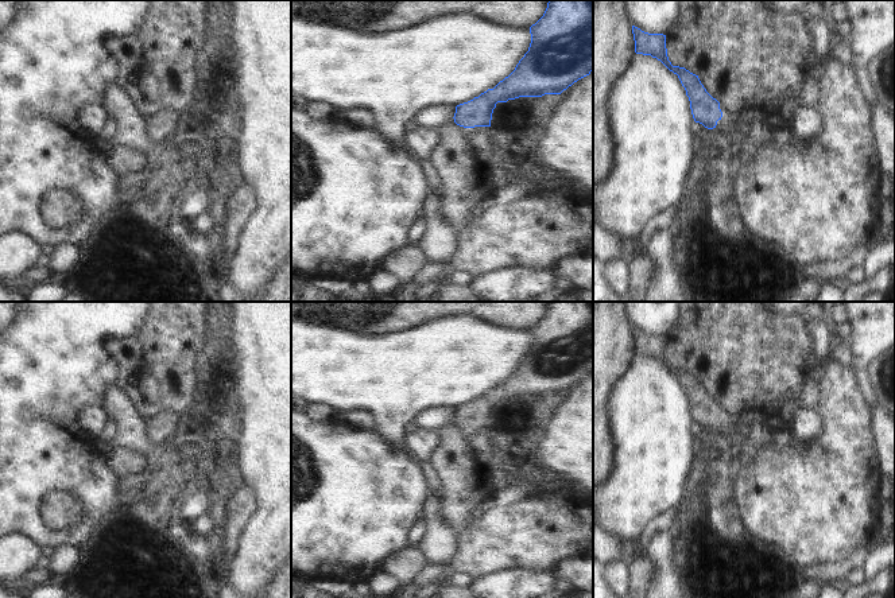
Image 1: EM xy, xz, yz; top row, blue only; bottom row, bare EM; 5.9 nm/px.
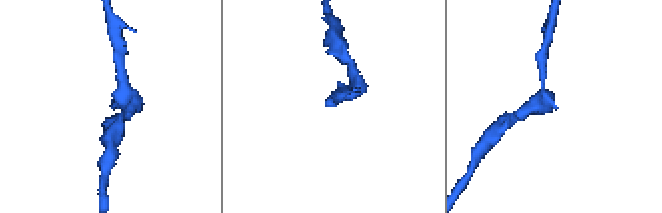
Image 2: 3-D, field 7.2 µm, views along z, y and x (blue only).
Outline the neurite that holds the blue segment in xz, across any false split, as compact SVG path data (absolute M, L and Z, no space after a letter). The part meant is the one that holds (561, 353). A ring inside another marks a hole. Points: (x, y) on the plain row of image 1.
M549 302L543 318L530 329L531 345L515 372L473 401L456 408L454 424L464 430L491 428L497 404L519 399L561 396L593 373L593 302Z

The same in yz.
M632 327L632 335L636 356L656 360L670 373L678 377L689 399L694 423L702 426L708 431L713 431L718 426L727 440L737 443L745 434L743 426L733 416L721 413L720 404L706 393L698 377L690 374L685 369L671 366L667 358L666 337L648 335L635 327Z

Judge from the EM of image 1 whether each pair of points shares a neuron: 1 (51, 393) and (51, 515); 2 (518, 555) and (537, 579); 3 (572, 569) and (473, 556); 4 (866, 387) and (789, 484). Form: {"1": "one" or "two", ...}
{"1": "two", "2": "two", "3": "two", "4": "two"}

